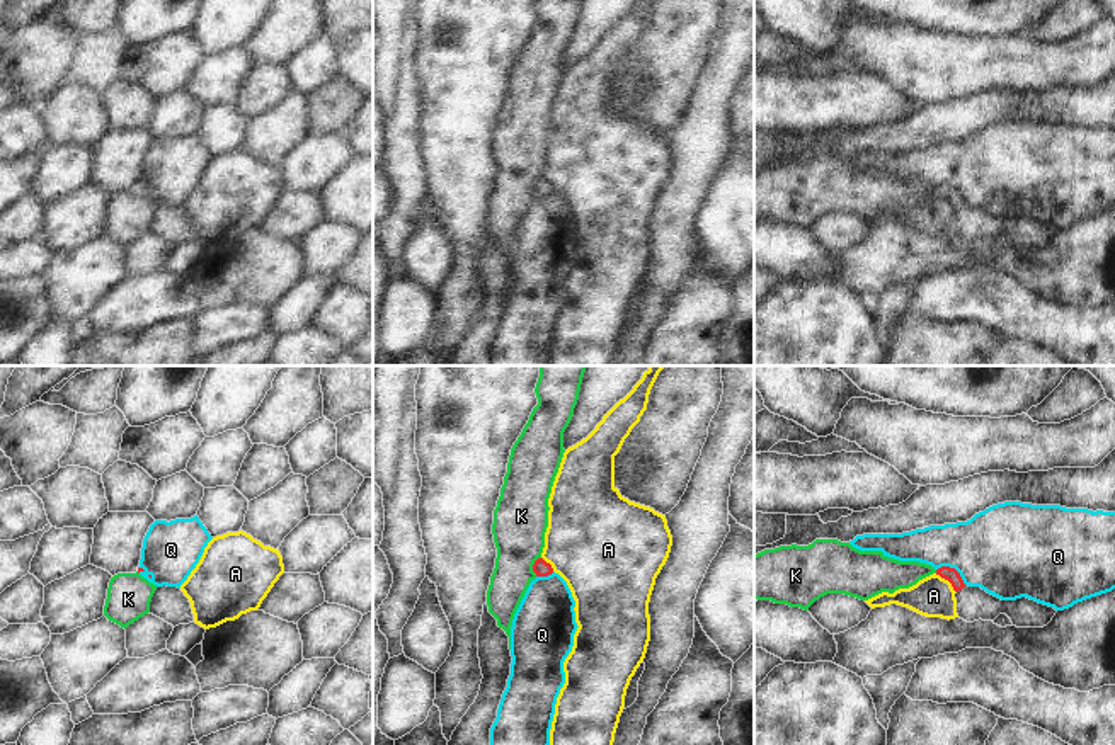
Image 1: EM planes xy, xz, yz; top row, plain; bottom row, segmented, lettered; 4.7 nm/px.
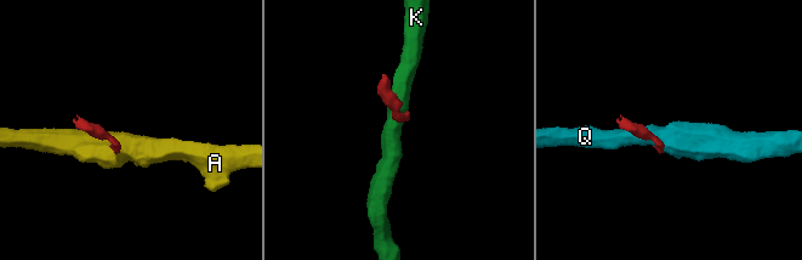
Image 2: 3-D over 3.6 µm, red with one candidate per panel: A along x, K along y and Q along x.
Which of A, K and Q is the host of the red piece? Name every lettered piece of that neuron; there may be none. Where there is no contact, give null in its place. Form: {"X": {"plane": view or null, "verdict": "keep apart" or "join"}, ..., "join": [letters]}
{"A": {"plane": "yz", "verdict": "keep apart"}, "K": {"plane": "xz", "verdict": "keep apart"}, "Q": {"plane": "yz", "verdict": "keep apart"}, "join": []}

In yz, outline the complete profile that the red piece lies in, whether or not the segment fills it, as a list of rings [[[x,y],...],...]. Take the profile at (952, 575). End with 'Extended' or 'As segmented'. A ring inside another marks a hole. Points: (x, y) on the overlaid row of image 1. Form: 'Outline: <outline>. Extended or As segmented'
Outline: [[[941,566],[936,575],[948,580],[957,599],[957,614],[967,623],[994,621],[999,614],[1006,614],[1016,628],[1044,628],[1055,616],[1055,609],[1030,600],[1026,597],[1016,600],[1001,600],[981,587],[969,587],[963,583],[955,568]]]. Extended.

